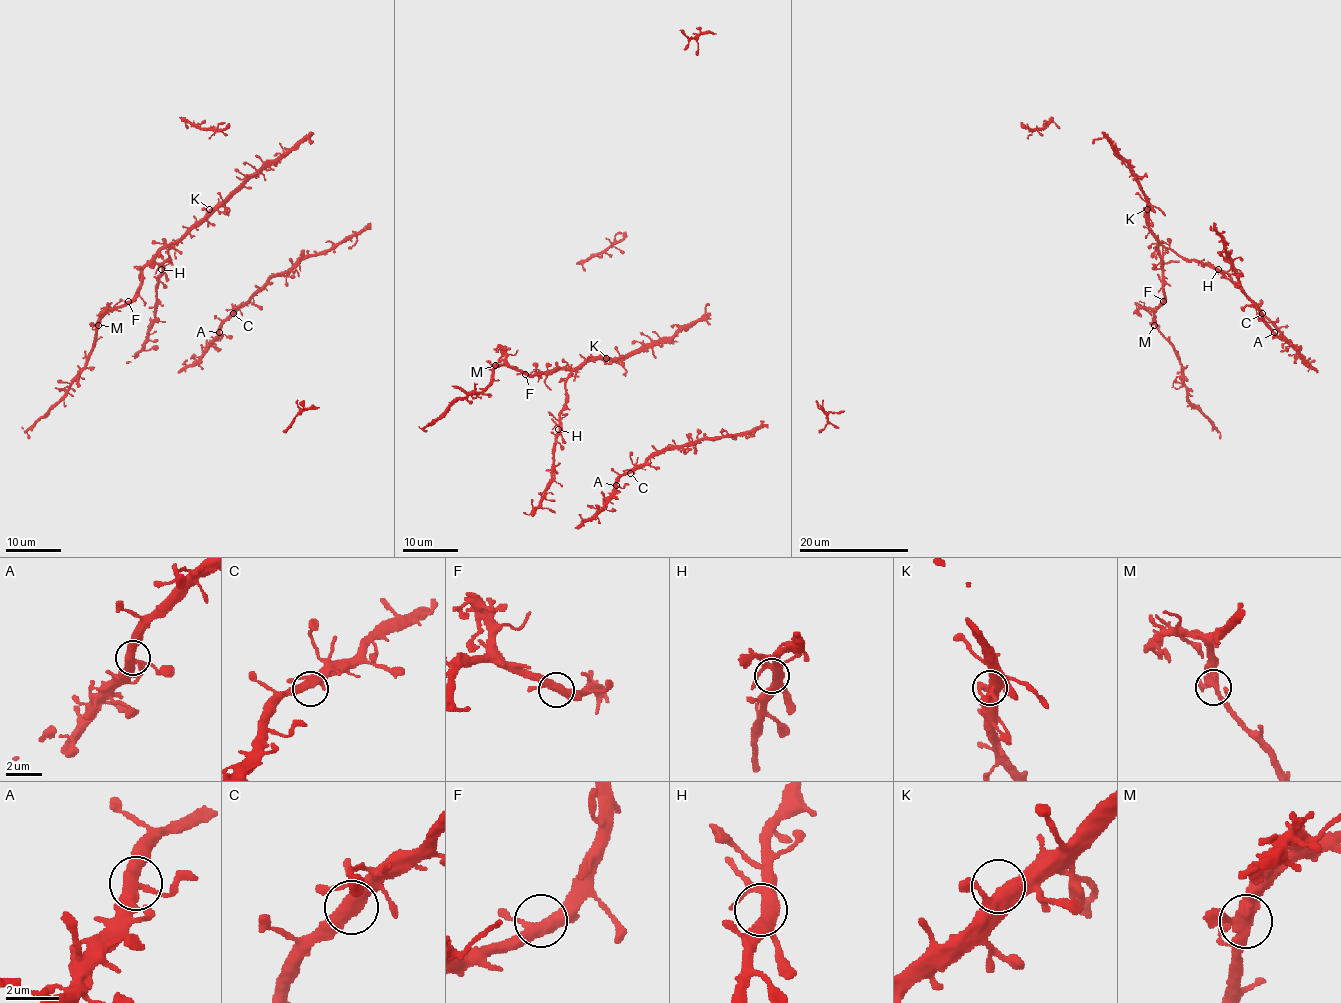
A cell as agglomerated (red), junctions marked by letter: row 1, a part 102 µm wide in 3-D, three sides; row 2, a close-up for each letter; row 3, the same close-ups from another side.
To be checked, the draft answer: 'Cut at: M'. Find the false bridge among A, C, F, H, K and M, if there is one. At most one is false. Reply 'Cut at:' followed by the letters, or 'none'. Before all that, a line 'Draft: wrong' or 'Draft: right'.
Draft: wrong
Cut at: none

